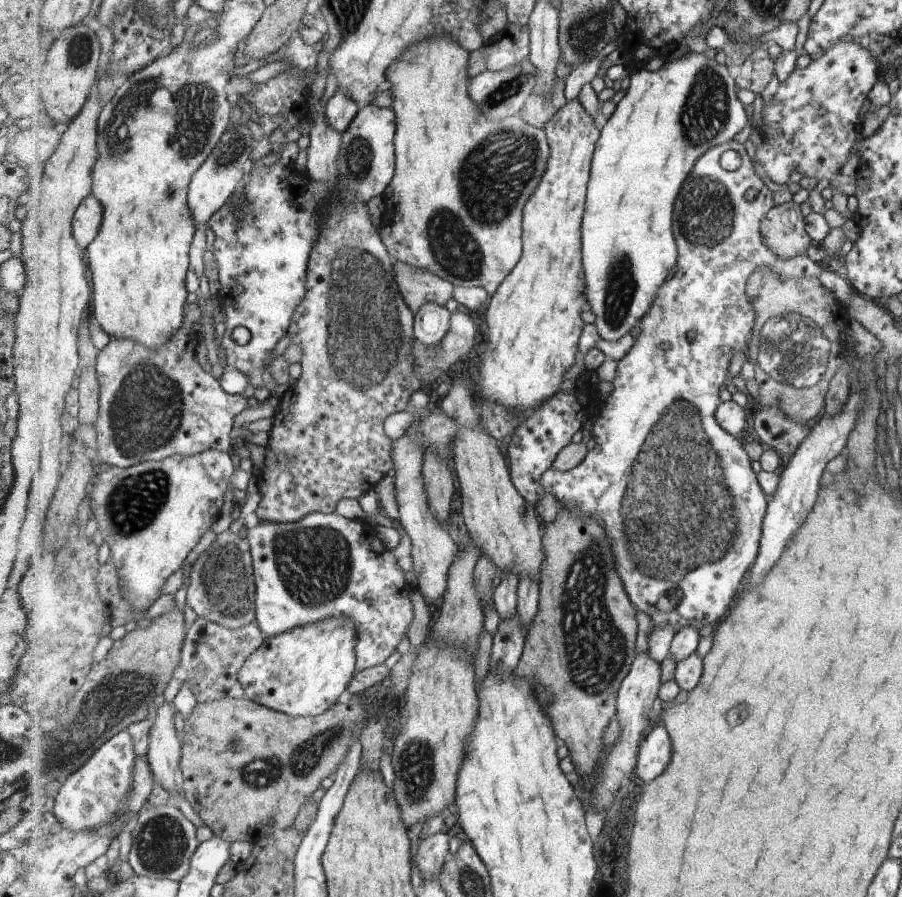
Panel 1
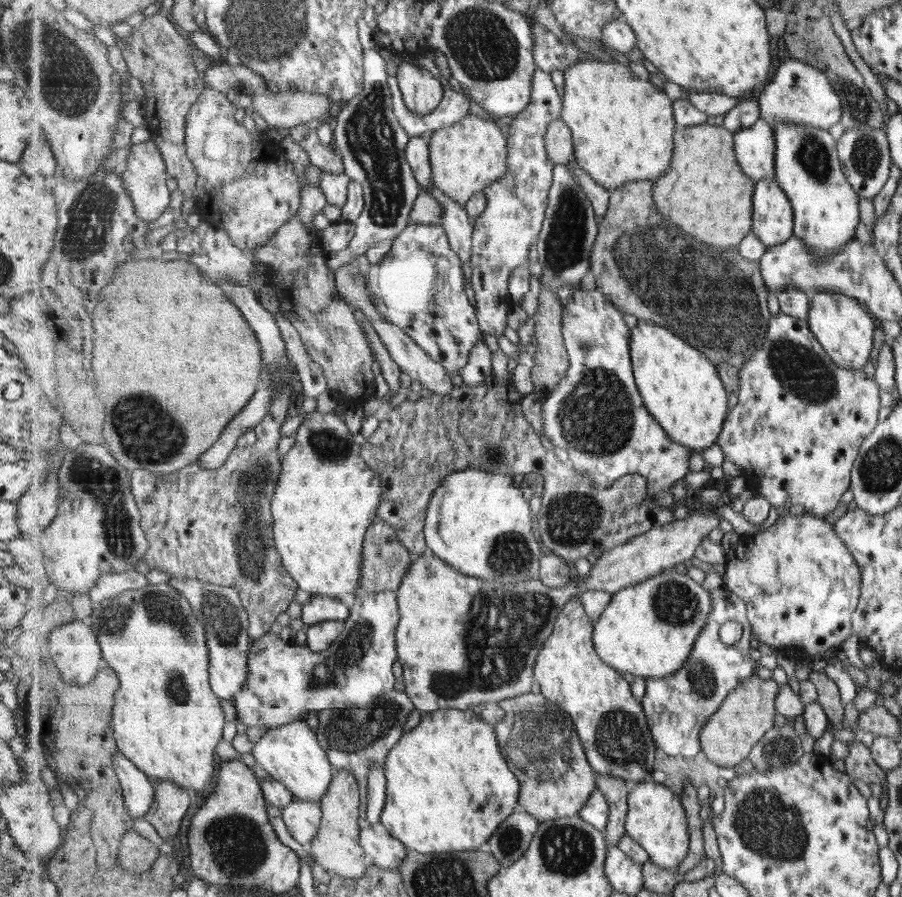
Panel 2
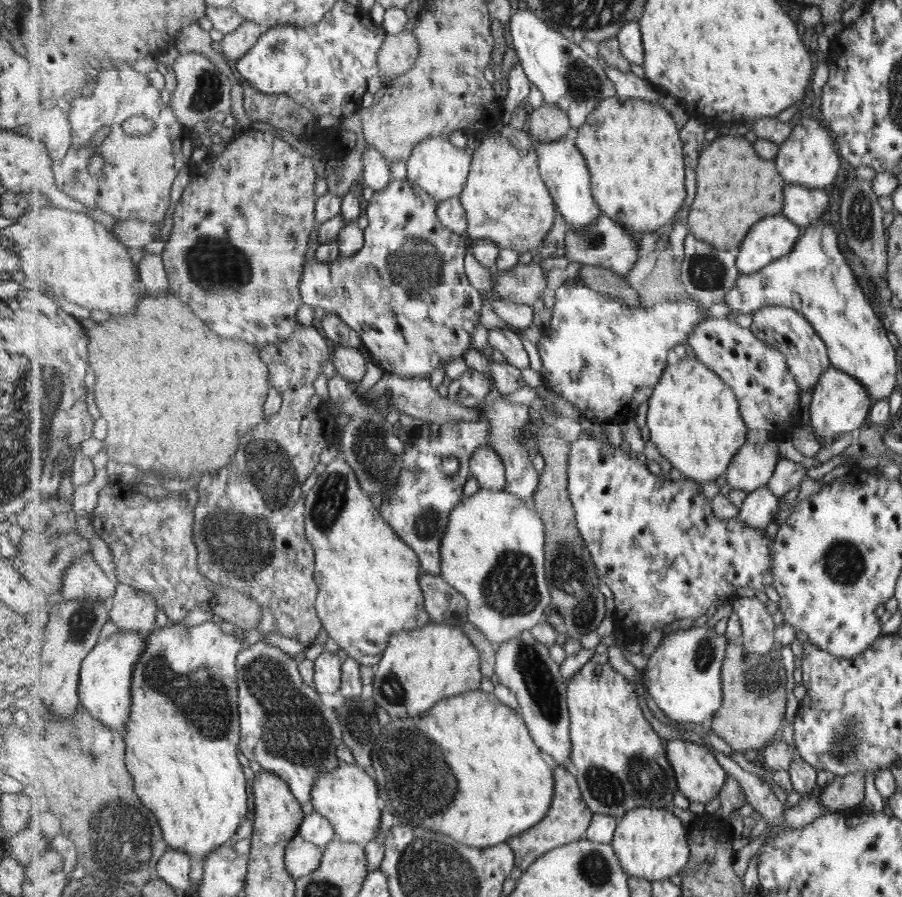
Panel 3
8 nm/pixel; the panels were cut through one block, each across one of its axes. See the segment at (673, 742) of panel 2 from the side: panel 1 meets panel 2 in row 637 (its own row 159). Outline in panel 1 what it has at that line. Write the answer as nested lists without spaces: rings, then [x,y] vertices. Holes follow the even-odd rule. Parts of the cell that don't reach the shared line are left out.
[[[729,141],[725,142],[711,150],[707,150],[695,164],[693,171],[689,174],[679,196],[677,196],[677,202],[675,206],[674,219],[675,219],[675,238],[677,238],[677,246],[679,246],[679,256],[677,264],[675,264],[674,270],[671,272],[669,279],[665,280],[665,284],[661,286],[659,294],[655,300],[653,300],[653,306],[651,310],[647,312],[646,316],[643,316],[640,327],[640,334],[633,342],[633,346],[627,352],[624,357],[618,361],[618,367],[616,370],[616,378],[613,381],[612,393],[606,398],[604,409],[602,413],[594,419],[593,423],[593,437],[595,438],[596,445],[593,449],[589,451],[587,458],[573,470],[568,470],[567,472],[561,472],[557,470],[554,466],[551,470],[547,470],[543,474],[541,479],[543,486],[547,488],[547,493],[553,494],[556,497],[558,504],[558,511],[562,508],[567,508],[567,510],[577,510],[581,508],[585,514],[588,516],[597,516],[601,526],[607,530],[609,538],[611,538],[611,544],[613,544],[613,550],[615,558],[617,560],[617,572],[623,580],[623,586],[627,590],[631,598],[631,602],[635,604],[637,610],[645,612],[654,623],[655,626],[667,626],[671,624],[675,631],[675,634],[687,626],[693,626],[697,630],[709,626],[709,624],[715,624],[719,620],[723,620],[727,616],[727,612],[731,611],[731,604],[741,588],[741,582],[743,578],[748,576],[749,568],[755,564],[757,555],[759,554],[759,547],[761,539],[763,538],[763,521],[765,520],[765,515],[767,514],[769,497],[763,490],[762,484],[759,482],[758,474],[753,470],[751,458],[747,454],[747,450],[743,448],[743,444],[739,442],[739,438],[735,438],[734,434],[727,432],[717,420],[716,412],[718,411],[719,405],[722,403],[721,398],[719,398],[719,392],[721,392],[721,386],[725,384],[727,380],[727,372],[729,372],[729,364],[731,364],[731,358],[733,358],[733,353],[737,350],[747,350],[747,346],[750,342],[750,337],[754,331],[754,326],[756,324],[757,312],[755,312],[755,306],[751,302],[750,296],[747,296],[747,284],[751,278],[751,274],[757,271],[757,268],[771,268],[771,272],[775,273],[775,276],[789,277],[803,277],[803,276],[818,276],[823,274],[826,267],[825,262],[815,262],[811,260],[811,256],[805,254],[799,254],[795,258],[779,258],[767,244],[765,244],[765,238],[762,234],[762,224],[763,219],[767,216],[767,213],[775,206],[775,196],[773,192],[767,188],[767,184],[757,176],[755,172],[755,166],[753,166],[753,160],[751,156],[747,154],[747,148],[739,142]],[[725,150],[735,150],[741,158],[741,165],[739,168],[729,171],[723,169],[719,158]],[[749,190],[756,190],[758,195],[754,200],[747,200],[747,192]],[[689,332],[694,334],[693,340],[687,340],[687,334]],[[665,340],[671,342],[671,350],[669,350],[669,362],[661,362],[663,366],[649,366],[649,358],[645,356],[645,352],[649,354],[651,352],[651,358],[653,354],[657,356],[665,356],[665,352],[659,348]],[[663,592],[663,596],[661,596]],[[667,592],[667,594],[665,594]]]

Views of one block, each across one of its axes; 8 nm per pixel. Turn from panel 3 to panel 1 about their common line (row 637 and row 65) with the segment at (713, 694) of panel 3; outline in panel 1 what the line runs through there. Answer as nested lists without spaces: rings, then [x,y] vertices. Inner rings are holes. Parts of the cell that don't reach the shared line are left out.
[[[689,50],[687,54],[683,54],[681,58],[665,64],[658,71],[637,70],[630,80],[628,91],[625,96],[617,103],[616,108],[604,124],[602,135],[598,140],[598,146],[594,154],[594,162],[592,163],[592,173],[590,183],[588,184],[588,193],[586,198],[586,211],[582,222],[582,244],[583,244],[583,266],[585,266],[585,278],[587,278],[587,300],[589,300],[590,310],[596,316],[594,324],[596,325],[598,334],[601,339],[615,342],[621,340],[625,334],[629,334],[633,330],[633,326],[639,326],[643,316],[651,310],[653,300],[657,298],[661,286],[665,284],[665,280],[669,279],[671,272],[677,264],[679,256],[679,246],[677,246],[677,238],[675,238],[675,219],[674,212],[677,202],[677,196],[685,184],[685,180],[693,171],[697,160],[711,148],[719,146],[725,142],[733,141],[733,138],[743,132],[749,124],[745,105],[739,96],[737,96],[736,78],[731,78],[729,70],[725,64],[719,64],[715,57],[707,58],[703,52],[694,53]]]

